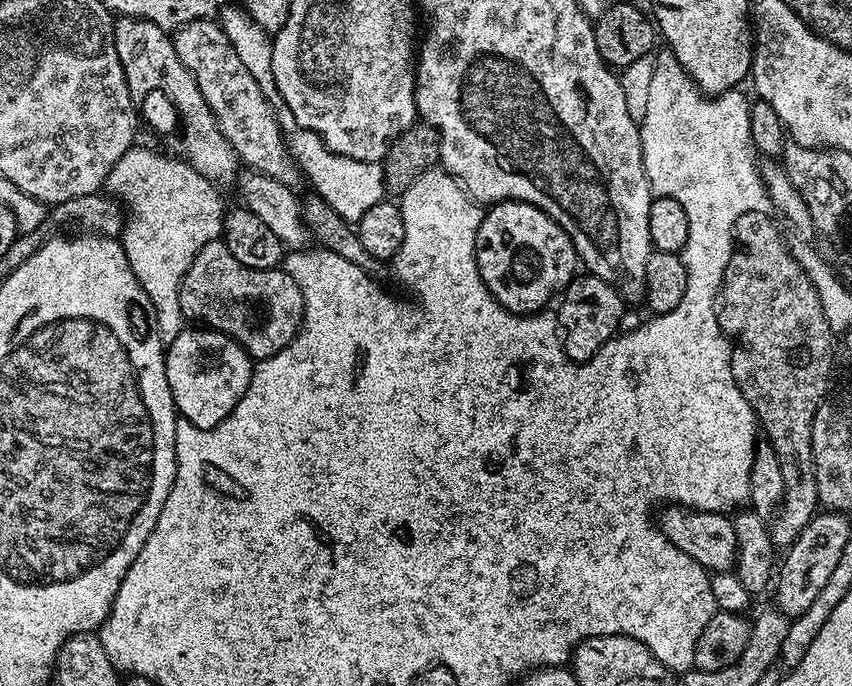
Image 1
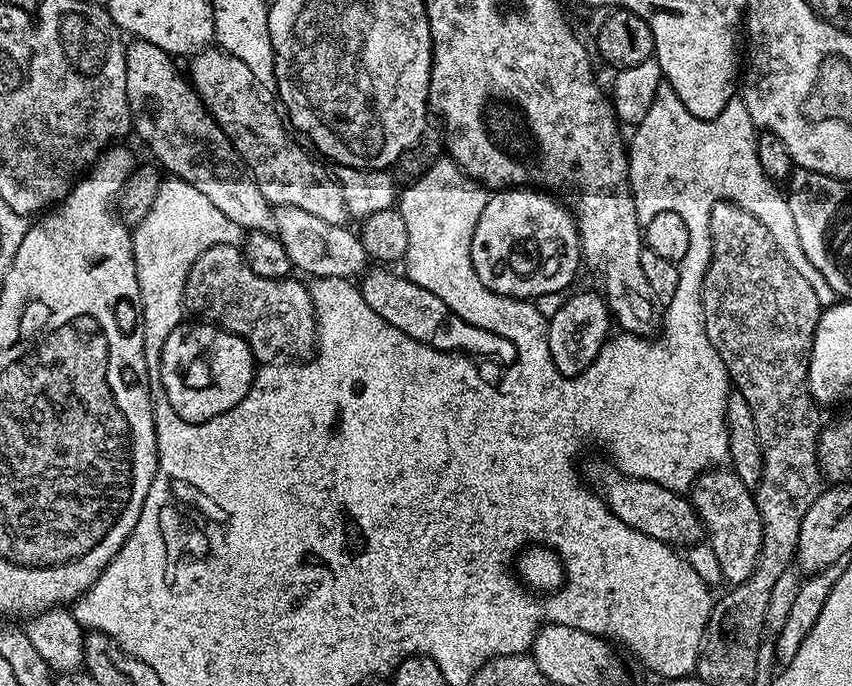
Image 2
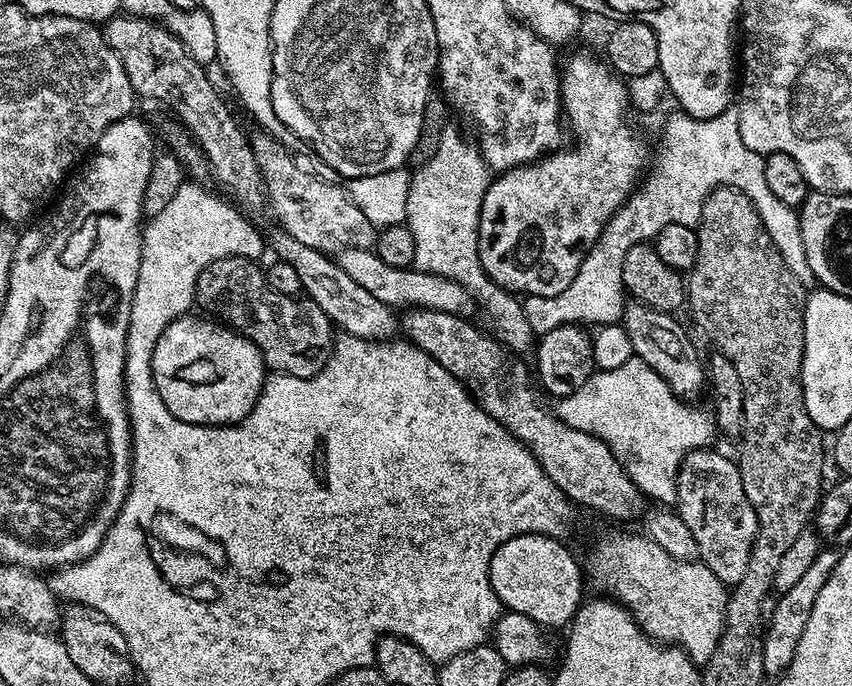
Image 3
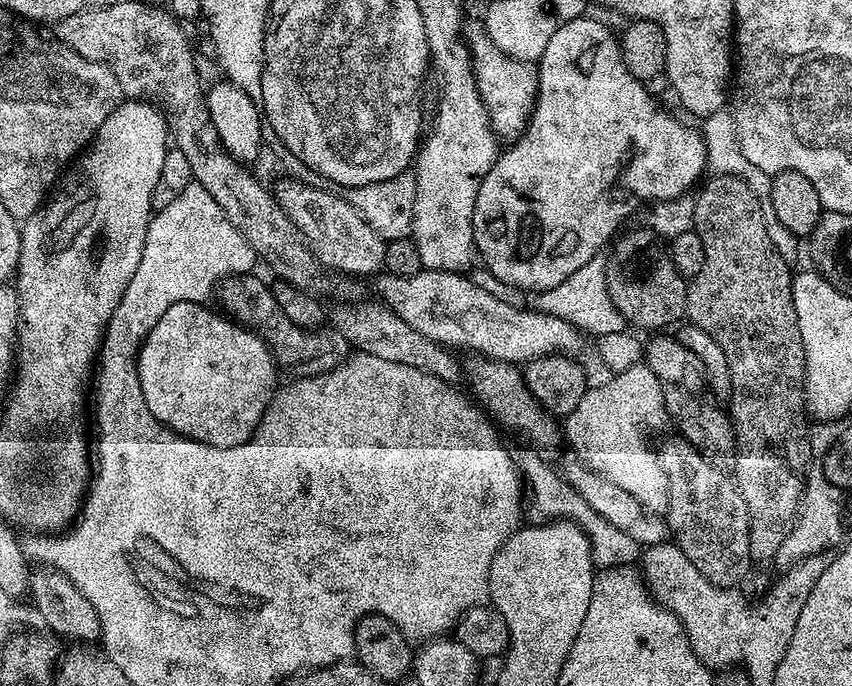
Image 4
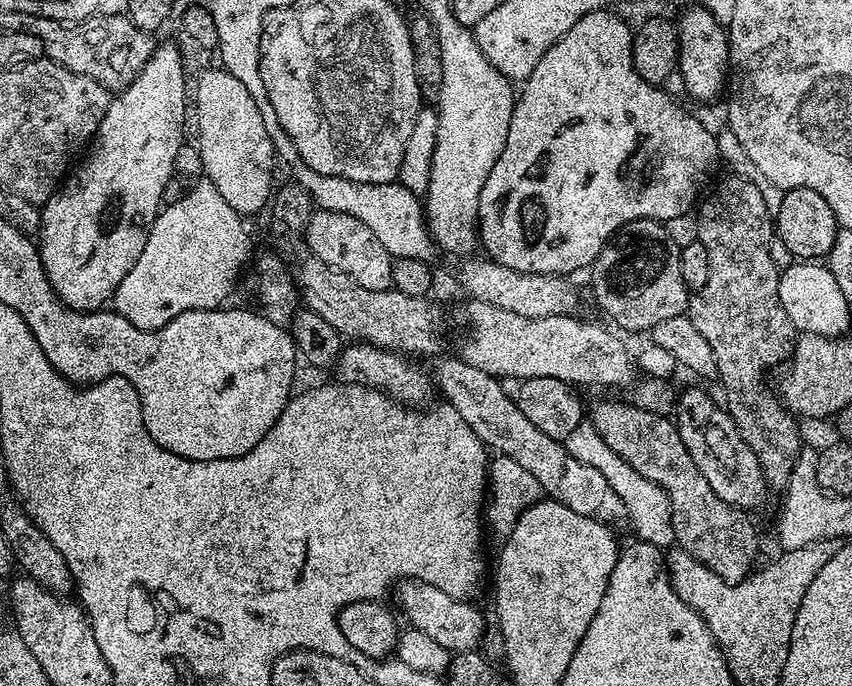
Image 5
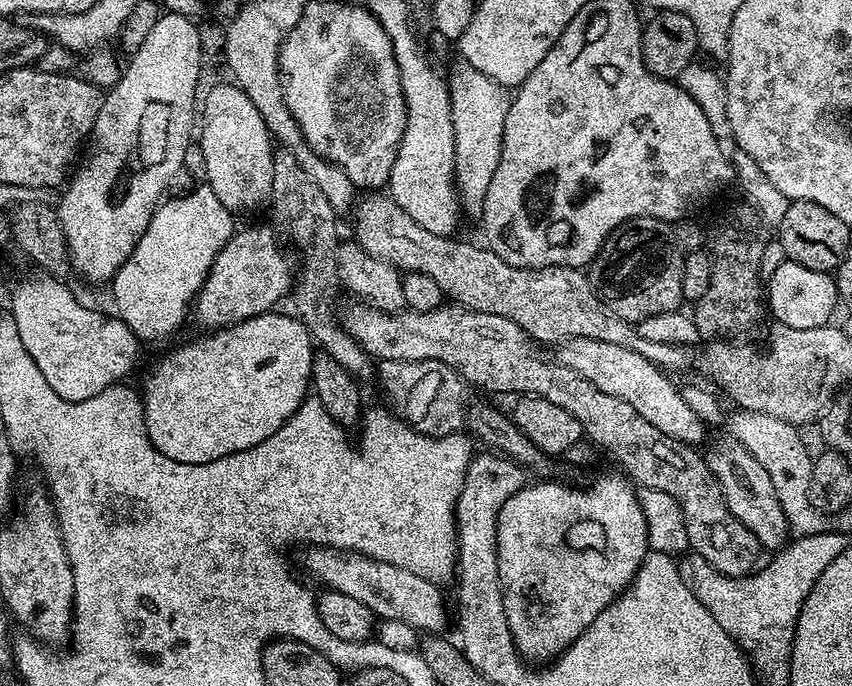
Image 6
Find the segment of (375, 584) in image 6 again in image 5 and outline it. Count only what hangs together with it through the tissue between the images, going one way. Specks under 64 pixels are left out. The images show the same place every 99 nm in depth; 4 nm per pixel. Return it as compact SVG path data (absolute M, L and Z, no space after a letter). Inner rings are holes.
M400 580L395 592L396 600L400 603L399 611L402 616L404 611L407 623L422 630L426 638L434 638L434 642L438 642L438 646L445 648L449 654L474 652L481 647L479 644L484 636L484 616L472 602L450 598L450 594L442 594L442 590L421 580Z

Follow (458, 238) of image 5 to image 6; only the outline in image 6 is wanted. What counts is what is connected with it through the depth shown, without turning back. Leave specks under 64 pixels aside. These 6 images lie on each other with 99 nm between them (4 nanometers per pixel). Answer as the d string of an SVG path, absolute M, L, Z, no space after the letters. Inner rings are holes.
M463 62L457 63L452 73L447 73L448 93L452 103L454 142L452 143L452 170L454 187L465 217L483 217L486 190L502 154L502 134L510 103L509 89L486 78L480 70Z

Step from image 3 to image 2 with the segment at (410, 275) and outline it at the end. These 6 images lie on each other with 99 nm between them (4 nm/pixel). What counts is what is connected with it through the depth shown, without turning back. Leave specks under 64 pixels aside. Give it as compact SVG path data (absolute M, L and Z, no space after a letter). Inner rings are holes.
M281 204L275 205L272 221L276 224L274 234L282 246L286 246L286 254L290 254L290 262L297 273L305 272L308 278L333 276L343 280L365 275L370 261L359 235L353 229L351 232L351 227L325 222L314 214L306 214L306 210L298 210L298 206Z

